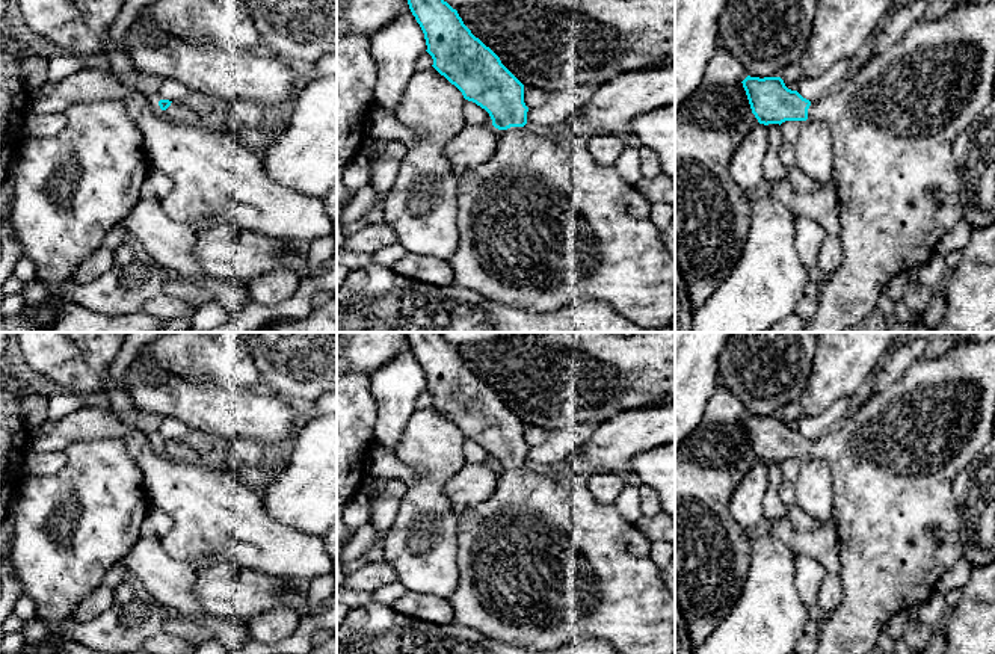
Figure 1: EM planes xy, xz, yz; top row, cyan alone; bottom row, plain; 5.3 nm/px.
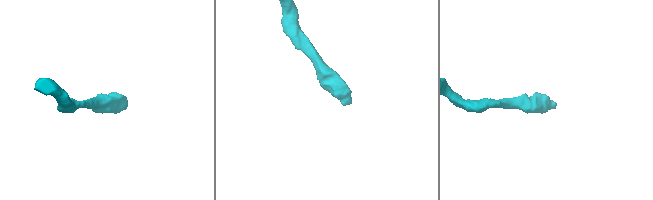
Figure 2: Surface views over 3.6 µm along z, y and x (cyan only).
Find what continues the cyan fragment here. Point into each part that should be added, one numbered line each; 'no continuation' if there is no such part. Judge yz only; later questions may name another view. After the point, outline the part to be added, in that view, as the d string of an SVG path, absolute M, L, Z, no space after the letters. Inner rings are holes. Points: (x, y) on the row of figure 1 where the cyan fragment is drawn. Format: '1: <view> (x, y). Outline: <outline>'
1: yz (893, 124). Outline: M995 2L963 3L939 20L915 21L882 53L873 53L839 89L811 101L808 119L827 125L832 136L832 178L836 181L843 263L817 295L818 308L805 332L844 332L877 308L879 296L900 273L915 273L938 242L962 217L954 140L990 103L995 83Z

